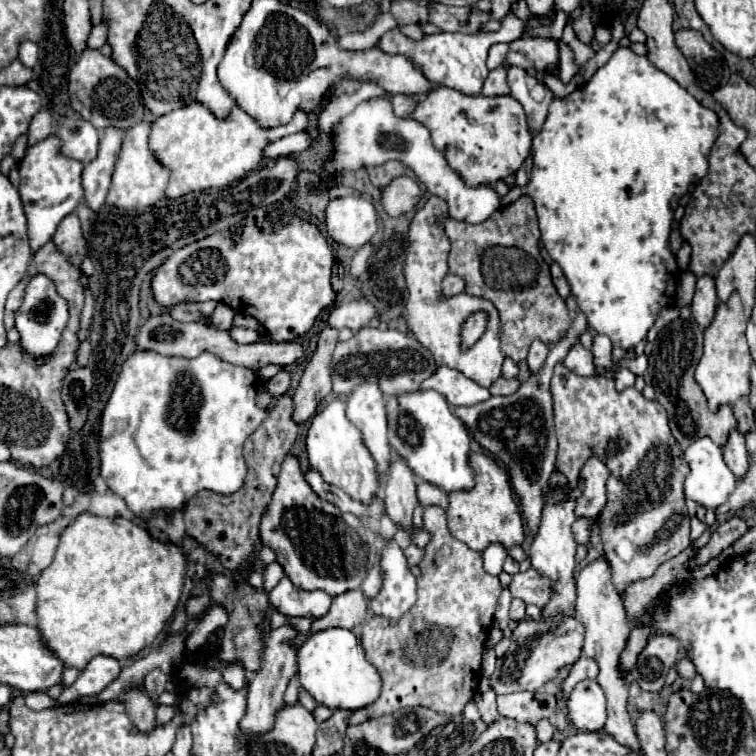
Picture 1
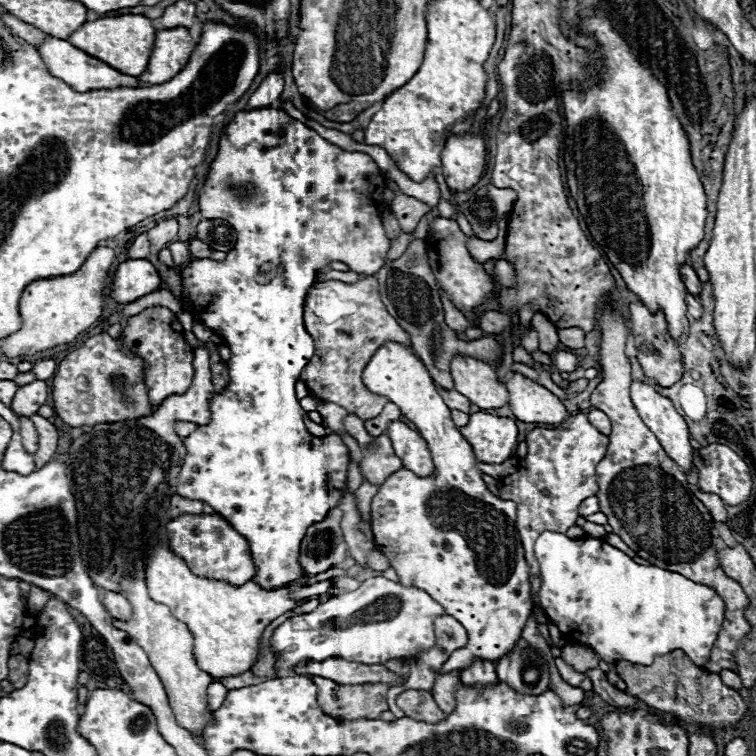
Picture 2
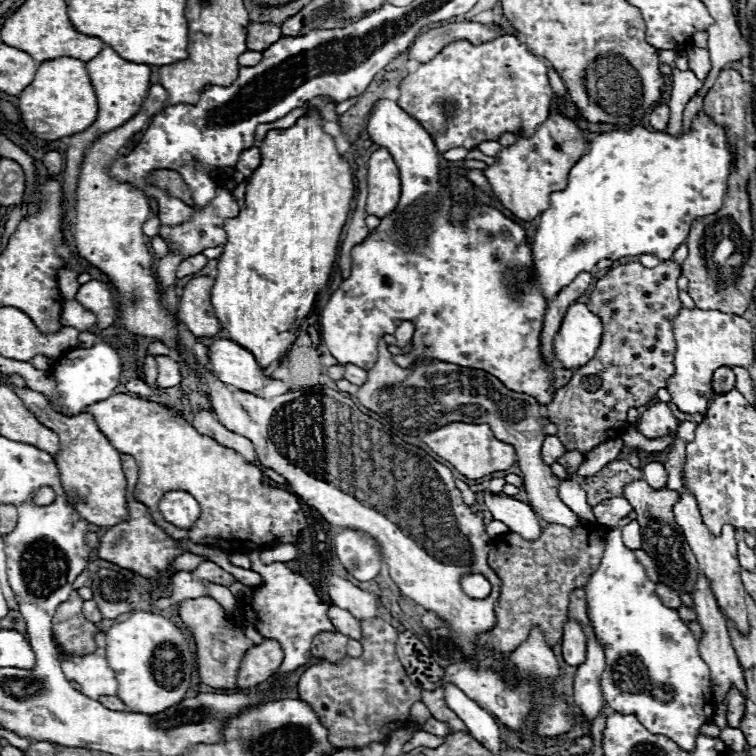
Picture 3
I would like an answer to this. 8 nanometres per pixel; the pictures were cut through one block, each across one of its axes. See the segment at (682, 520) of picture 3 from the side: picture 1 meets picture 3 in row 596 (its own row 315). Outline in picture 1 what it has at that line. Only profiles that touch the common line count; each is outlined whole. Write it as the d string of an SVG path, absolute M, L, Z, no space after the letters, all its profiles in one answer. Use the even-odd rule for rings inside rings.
M732 294L728 302L718 304L712 324L704 330L704 354L696 368L696 380L708 398L708 406L716 412L722 404L734 404L738 398L750 394L750 366L752 356L746 344L746 318L738 294Z

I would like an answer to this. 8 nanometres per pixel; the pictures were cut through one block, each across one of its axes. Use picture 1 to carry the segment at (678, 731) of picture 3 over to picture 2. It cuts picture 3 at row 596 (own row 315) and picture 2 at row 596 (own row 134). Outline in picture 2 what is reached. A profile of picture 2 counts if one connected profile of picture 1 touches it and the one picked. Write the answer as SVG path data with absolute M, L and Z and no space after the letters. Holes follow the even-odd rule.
M546 530L538 536L534 550L542 578L536 596L546 616L560 628L562 634L584 646L590 646L606 664L626 660L630 664L650 666L656 656L668 654L676 648L684 650L686 656L698 666L708 662L710 650L724 620L724 602L712 588L696 584L678 572L662 570L656 566L640 566L622 550L606 544L600 538L574 540L562 532Z

